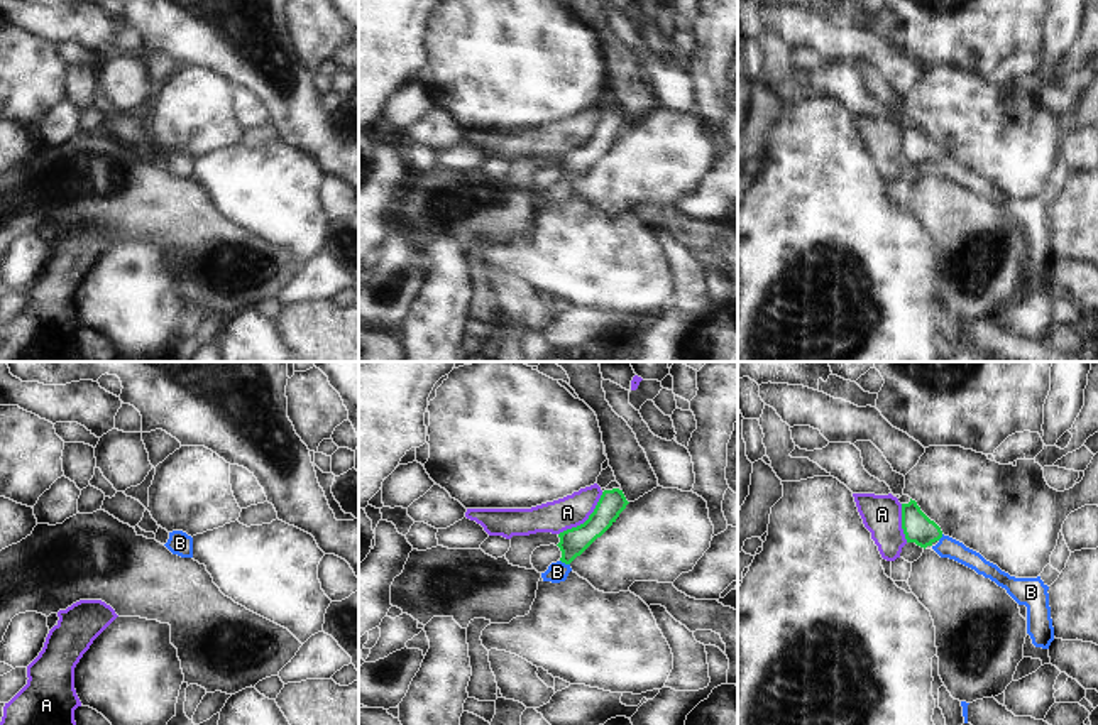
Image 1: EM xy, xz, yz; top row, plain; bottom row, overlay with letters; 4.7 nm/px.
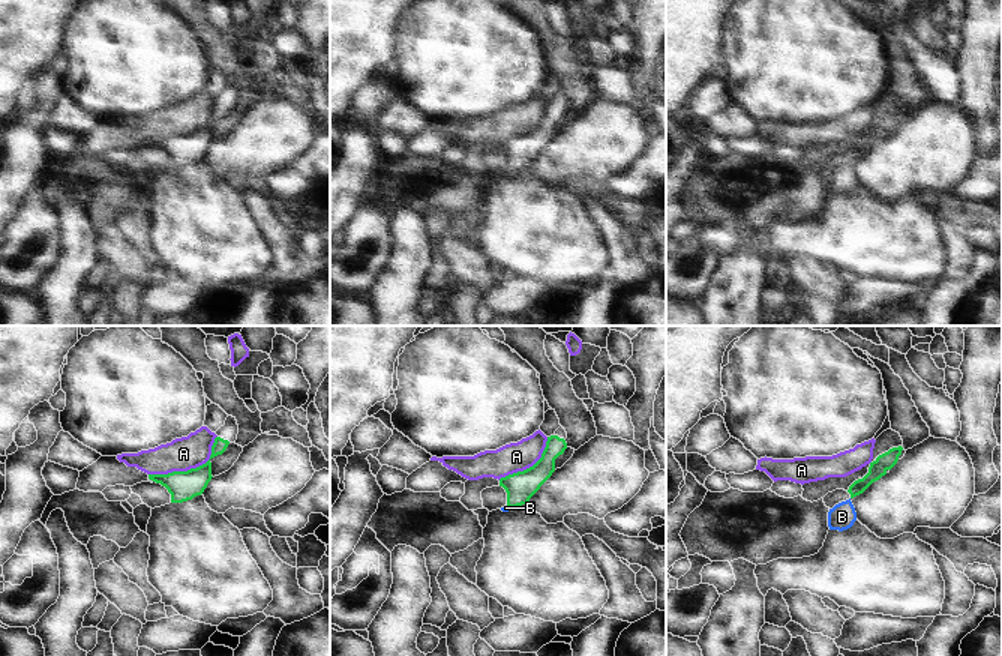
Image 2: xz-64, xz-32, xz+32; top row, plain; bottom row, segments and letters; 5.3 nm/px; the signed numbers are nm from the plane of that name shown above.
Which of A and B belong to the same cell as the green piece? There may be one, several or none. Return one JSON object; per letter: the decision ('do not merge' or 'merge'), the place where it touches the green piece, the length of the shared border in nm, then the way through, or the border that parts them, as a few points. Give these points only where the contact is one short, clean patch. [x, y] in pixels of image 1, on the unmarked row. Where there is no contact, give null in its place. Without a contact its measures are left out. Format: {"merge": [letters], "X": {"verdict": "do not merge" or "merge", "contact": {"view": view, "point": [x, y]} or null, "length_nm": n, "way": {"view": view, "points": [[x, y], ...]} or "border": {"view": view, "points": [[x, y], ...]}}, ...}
{"merge": ["B"], "A": {"verdict": "do not merge", "contact": {"view": "xz", "point": [587, 141]}, "length_nm": 300, "border": {"view": "xz", "points": [[603, 114], [594, 132], [582, 144], [559, 156]]}}, "B": {"verdict": "merge", "contact": {"view": "xz", "point": [565, 185]}, "length_nm": 50, "way": {"view": "xz", "points": [[574, 163], [565, 185], [557, 193]]}}}

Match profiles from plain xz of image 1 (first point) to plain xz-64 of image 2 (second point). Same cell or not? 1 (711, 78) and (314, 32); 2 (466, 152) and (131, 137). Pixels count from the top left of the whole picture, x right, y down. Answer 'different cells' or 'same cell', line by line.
1: same cell
2: same cell

